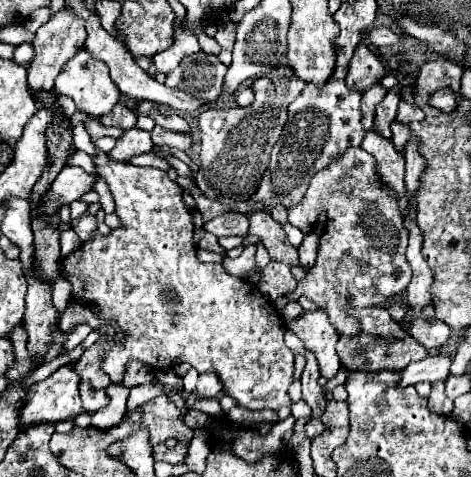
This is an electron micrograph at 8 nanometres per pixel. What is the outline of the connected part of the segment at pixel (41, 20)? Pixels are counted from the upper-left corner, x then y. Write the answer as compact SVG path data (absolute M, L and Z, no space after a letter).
M47 6L47 8L39 8L39 10L35 10L31 16L29 16L29 20L23 24L29 32L35 32L41 24L45 24L47 20L51 18L51 6Z

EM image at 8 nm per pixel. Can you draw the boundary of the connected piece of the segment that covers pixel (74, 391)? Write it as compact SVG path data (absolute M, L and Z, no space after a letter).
M61 366L47 380L33 384L33 390L29 390L29 398L25 400L25 410L21 410L21 430L33 424L41 424L41 422L57 424L61 420L75 418L77 414L83 412L77 376L71 376L71 370L73 370L71 366Z

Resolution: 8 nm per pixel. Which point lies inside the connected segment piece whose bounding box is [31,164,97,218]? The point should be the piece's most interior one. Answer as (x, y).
(72, 182)

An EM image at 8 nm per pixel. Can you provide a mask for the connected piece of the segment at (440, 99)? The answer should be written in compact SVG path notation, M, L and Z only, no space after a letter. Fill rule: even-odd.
M439 90L439 94L433 94L431 104L443 112L455 110L455 94L451 90Z

